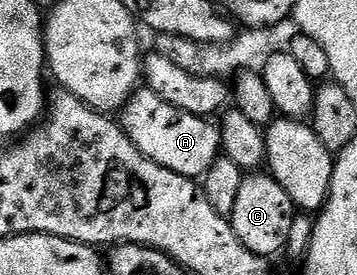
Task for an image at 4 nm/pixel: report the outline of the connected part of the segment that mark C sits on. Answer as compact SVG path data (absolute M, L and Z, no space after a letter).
M261 170L242 175L231 223L239 242L248 252L266 258L273 258L276 252L280 253L291 234L294 215L295 209L287 190L283 190L273 176Z

